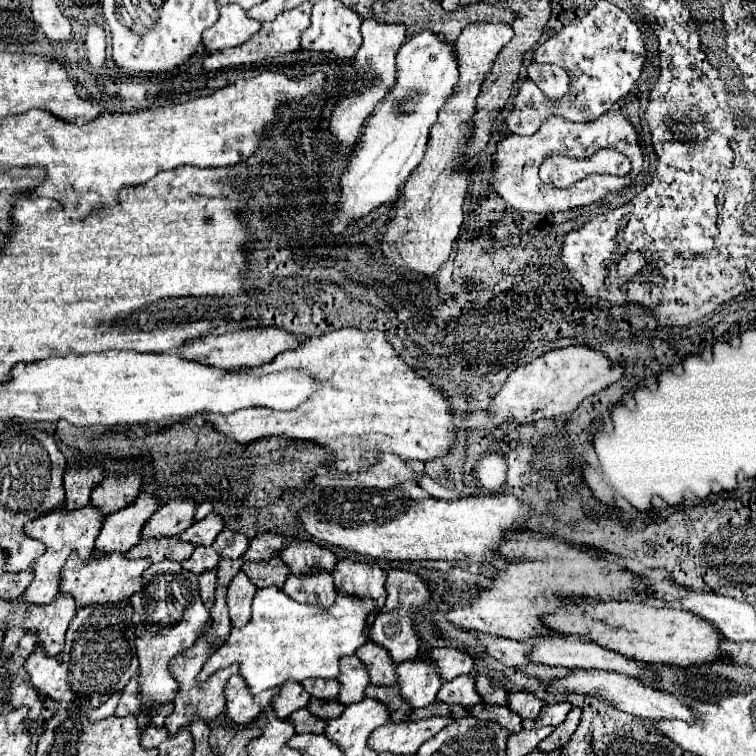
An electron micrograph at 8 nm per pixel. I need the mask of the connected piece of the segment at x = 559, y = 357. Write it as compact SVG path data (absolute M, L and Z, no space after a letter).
M569 346L569 348L561 348L561 350L551 350L539 358L535 358L533 362L515 368L505 384L501 386L501 390L495 394L495 398L491 400L487 412L491 414L491 422L499 428L507 422L515 422L515 424L531 424L537 422L541 418L555 418L561 414L571 414L587 396L601 392L603 388L611 386L613 382L617 382L623 374L623 368L615 362L611 362L609 358L605 358L601 352L595 352L587 346Z

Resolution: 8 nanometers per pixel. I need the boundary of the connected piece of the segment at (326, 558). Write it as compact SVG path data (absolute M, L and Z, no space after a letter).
M291 542L281 552L281 558L295 576L309 574L309 570L325 570L331 574L333 566L337 564L337 558L331 550L313 542Z

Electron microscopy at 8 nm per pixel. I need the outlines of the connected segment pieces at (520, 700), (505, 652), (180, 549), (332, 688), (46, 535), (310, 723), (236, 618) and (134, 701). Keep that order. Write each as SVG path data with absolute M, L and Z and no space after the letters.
M511 692L507 696L507 706L515 714L521 714L521 718L537 718L543 704L529 692Z
M487 636L485 638L485 652L495 658L497 662L505 666L521 666L527 664L525 652L527 652L527 642L517 642L509 638L497 638L497 636Z
M159 538L159 540L141 540L135 548L127 552L125 558L145 558L149 562L161 562L161 560L173 560L173 562L183 562L193 554L195 546L189 542L177 542L177 538Z
M317 678L317 680L305 680L301 682L303 688L315 696L315 698L323 698L323 700L335 700L337 698L337 692L339 692L339 682L337 680L323 680L323 678Z
M91 504L75 510L75 512L63 512L63 510L53 510L49 514L43 514L39 518L35 518L33 522L25 524L25 536L29 538L37 538L45 544L45 554L41 558L37 558L37 562L33 562L33 582L29 584L29 588L23 592L21 600L25 604L49 604L55 600L57 596L57 586L59 586L59 578L61 578L61 568L65 566L65 560L75 552L81 562L85 562L95 546L95 538L99 534L103 526L103 514L99 510L95 510Z
M301 708L289 716L289 722L295 726L295 734L323 734L325 720L315 718L307 708Z
M237 574L227 590L227 606L233 628L243 628L251 618L251 600L255 594L255 586L245 578L245 574Z
M137 676L123 688L121 700L117 704L115 716L125 716L125 714L137 714L139 712L139 696L137 696Z

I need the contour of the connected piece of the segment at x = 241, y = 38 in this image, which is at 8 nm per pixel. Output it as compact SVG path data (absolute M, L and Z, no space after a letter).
M227 4L219 8L219 20L213 28L205 30L203 46L209 54L239 46L247 42L257 30L261 28L259 22L245 16L245 12L237 4Z

